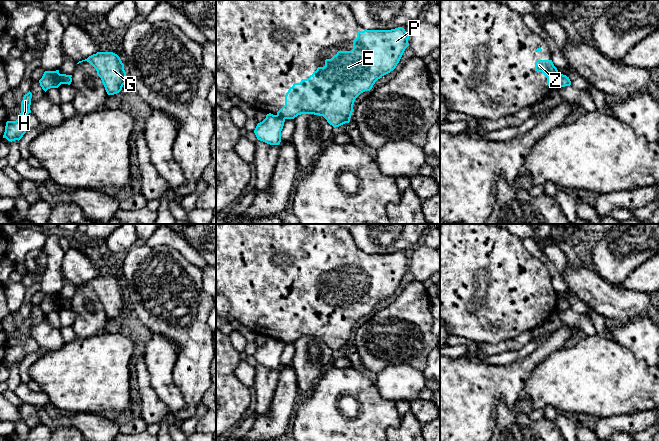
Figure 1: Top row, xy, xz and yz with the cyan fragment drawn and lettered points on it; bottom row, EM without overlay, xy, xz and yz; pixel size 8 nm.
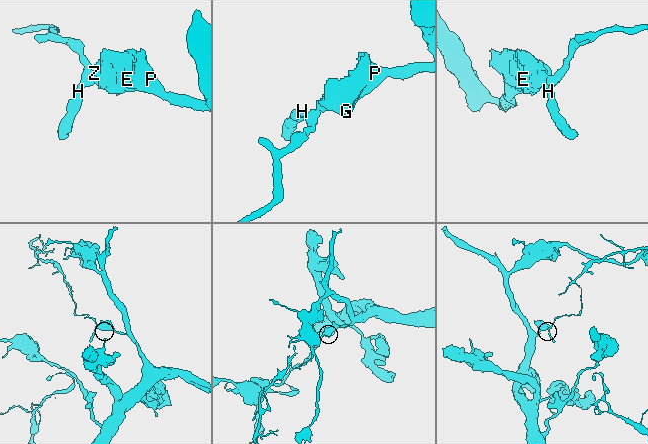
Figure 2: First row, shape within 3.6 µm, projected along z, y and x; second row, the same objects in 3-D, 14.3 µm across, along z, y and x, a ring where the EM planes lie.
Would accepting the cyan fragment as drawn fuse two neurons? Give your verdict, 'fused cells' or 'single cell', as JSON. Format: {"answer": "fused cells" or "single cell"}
{"answer": "fused cells"}

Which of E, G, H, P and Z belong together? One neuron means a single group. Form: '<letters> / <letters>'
E G P Z / H

